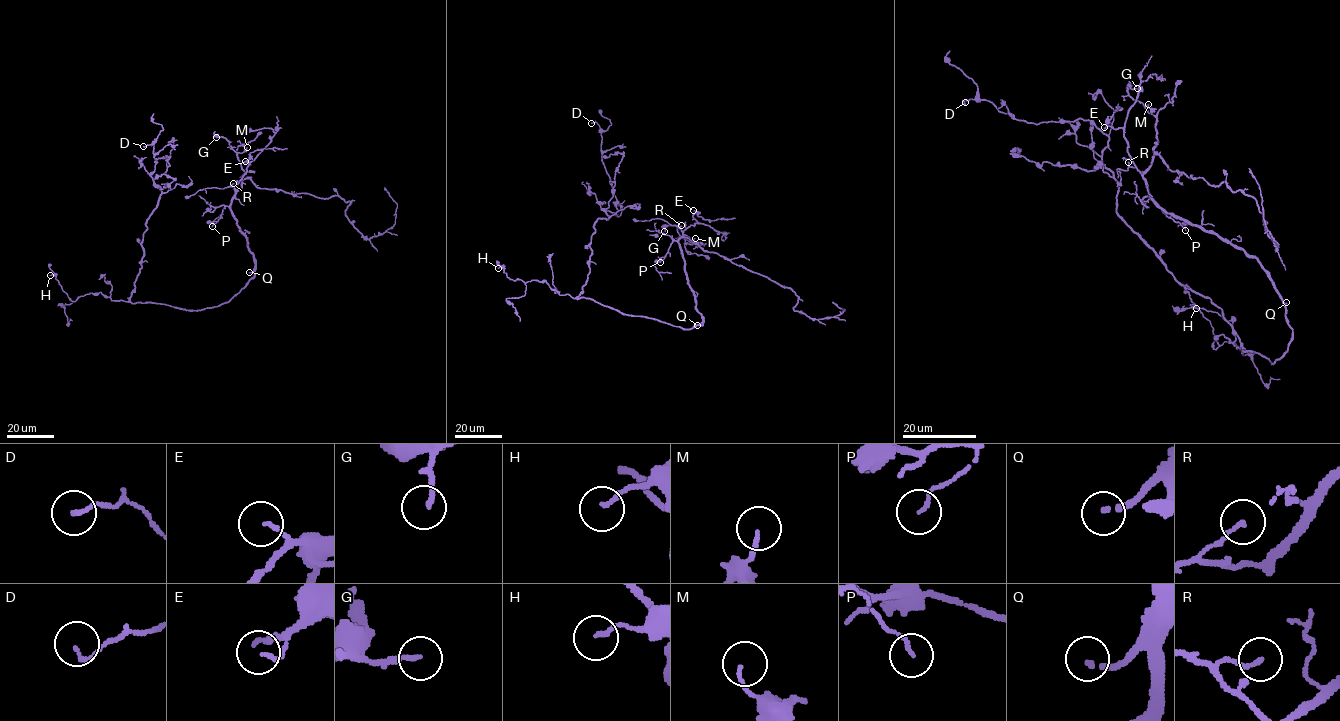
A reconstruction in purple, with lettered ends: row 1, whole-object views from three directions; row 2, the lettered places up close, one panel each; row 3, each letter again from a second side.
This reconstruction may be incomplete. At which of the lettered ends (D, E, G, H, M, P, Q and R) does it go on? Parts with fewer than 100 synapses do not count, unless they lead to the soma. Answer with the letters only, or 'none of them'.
Q

